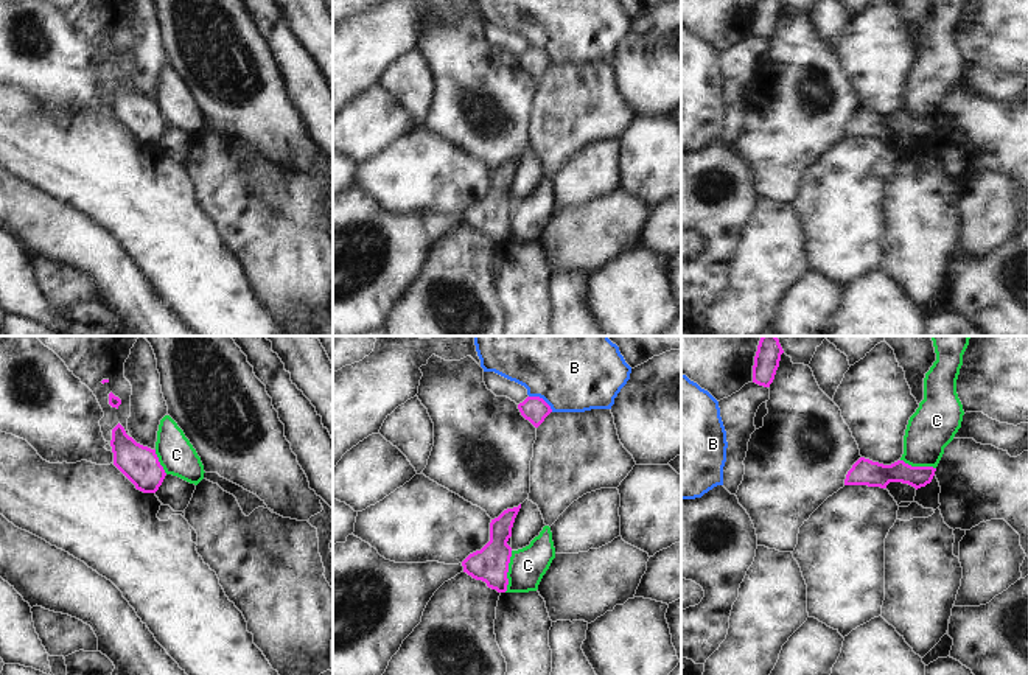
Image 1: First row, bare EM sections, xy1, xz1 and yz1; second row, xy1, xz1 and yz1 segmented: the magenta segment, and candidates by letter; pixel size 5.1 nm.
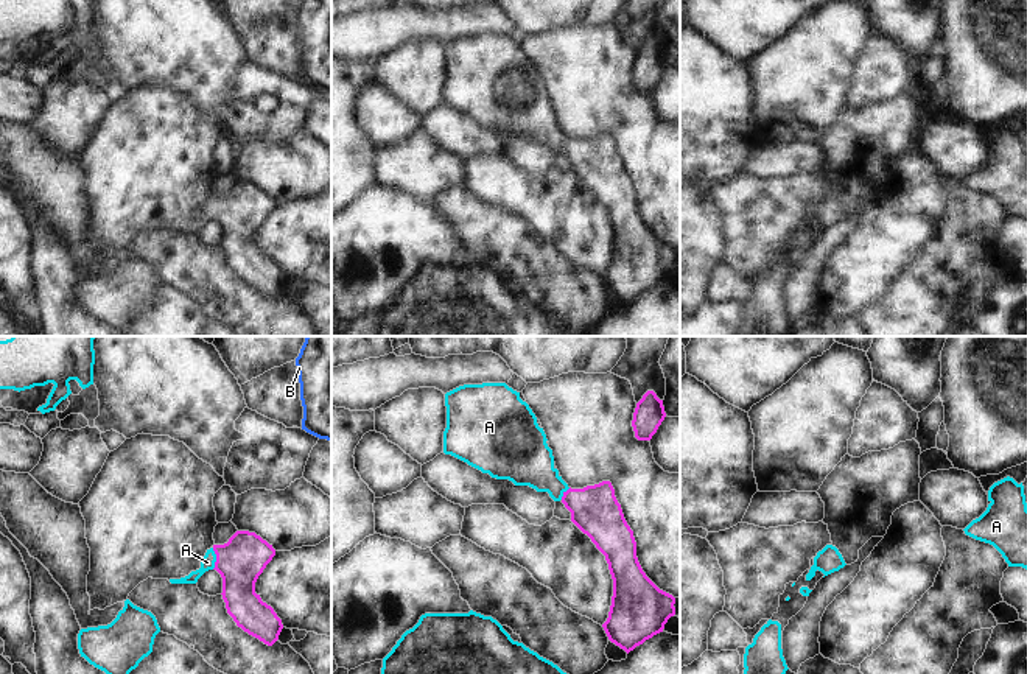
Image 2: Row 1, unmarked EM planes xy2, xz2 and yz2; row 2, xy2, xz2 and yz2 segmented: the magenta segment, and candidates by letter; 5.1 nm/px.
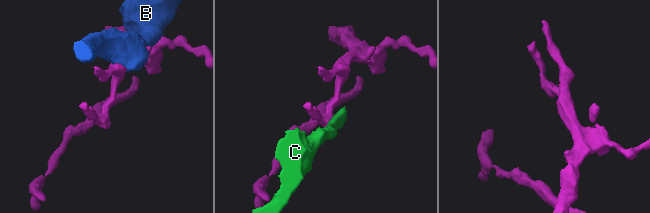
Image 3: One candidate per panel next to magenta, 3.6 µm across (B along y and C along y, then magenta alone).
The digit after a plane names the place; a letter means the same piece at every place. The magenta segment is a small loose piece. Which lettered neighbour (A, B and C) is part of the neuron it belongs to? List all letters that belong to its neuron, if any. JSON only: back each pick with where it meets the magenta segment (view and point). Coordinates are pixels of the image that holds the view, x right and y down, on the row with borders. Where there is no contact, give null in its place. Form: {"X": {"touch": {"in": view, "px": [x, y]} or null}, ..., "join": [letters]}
{"A": {"touch": {"in": "xy2", "px": [217, 559]}}, "join": ["A"]}

